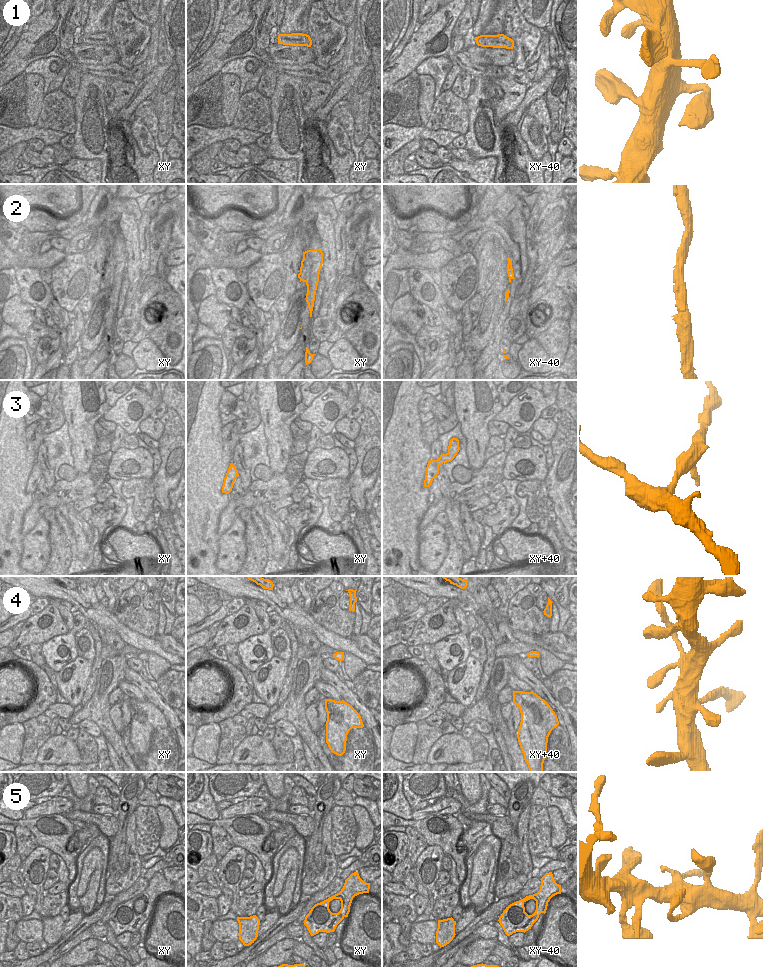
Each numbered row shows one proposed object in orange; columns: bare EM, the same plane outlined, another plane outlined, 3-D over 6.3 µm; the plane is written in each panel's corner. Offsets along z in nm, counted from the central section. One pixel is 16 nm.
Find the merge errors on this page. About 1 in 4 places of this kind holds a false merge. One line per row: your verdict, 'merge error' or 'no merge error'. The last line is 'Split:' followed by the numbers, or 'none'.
1: no merge error
2: no merge error
3: no merge error
4: no merge error
5: no merge error
Split: none

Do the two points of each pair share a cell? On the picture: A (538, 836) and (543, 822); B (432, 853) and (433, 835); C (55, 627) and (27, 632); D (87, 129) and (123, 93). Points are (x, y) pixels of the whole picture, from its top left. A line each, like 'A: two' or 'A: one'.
A: one
B: two
C: one
D: two

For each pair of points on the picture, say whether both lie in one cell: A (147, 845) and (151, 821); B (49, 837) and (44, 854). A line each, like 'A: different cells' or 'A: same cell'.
A: same cell
B: different cells

